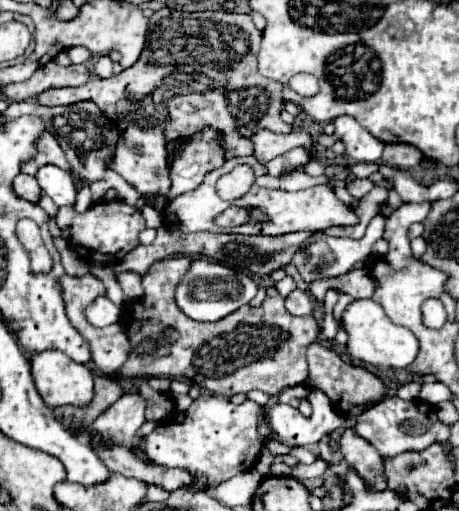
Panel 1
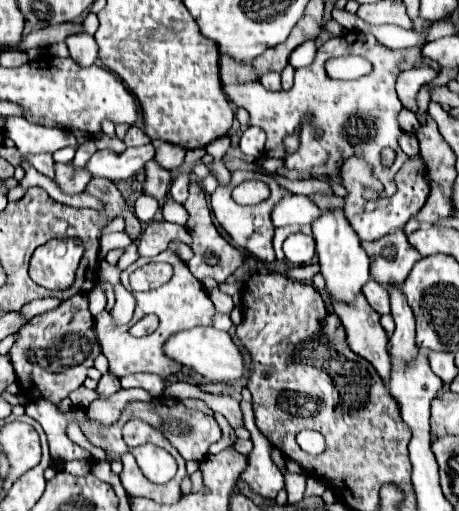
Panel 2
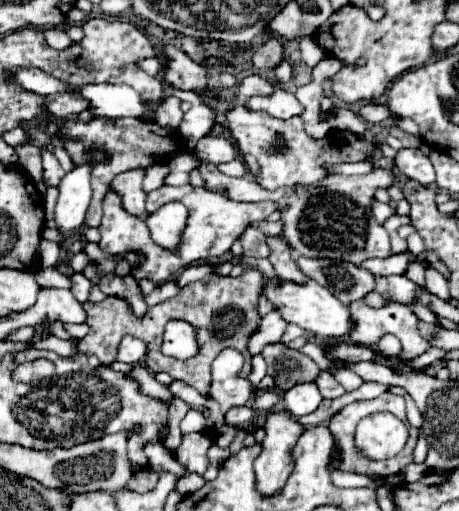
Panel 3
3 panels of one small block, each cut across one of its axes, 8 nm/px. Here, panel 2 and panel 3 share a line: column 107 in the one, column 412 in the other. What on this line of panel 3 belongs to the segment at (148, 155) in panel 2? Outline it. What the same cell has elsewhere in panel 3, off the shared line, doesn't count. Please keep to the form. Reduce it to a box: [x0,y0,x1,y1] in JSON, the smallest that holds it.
[394,148,436,184]

